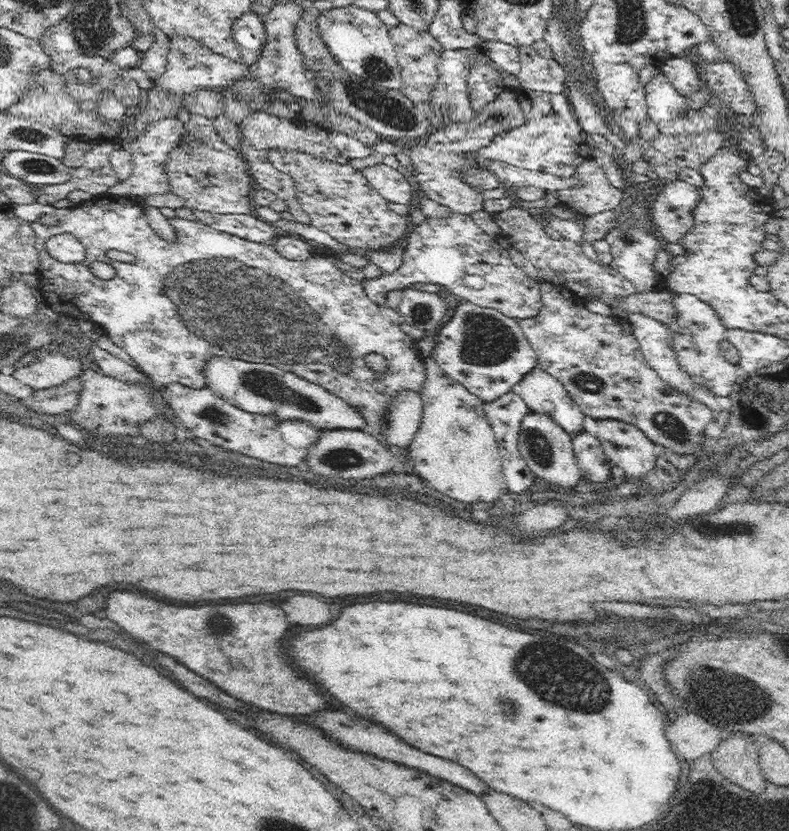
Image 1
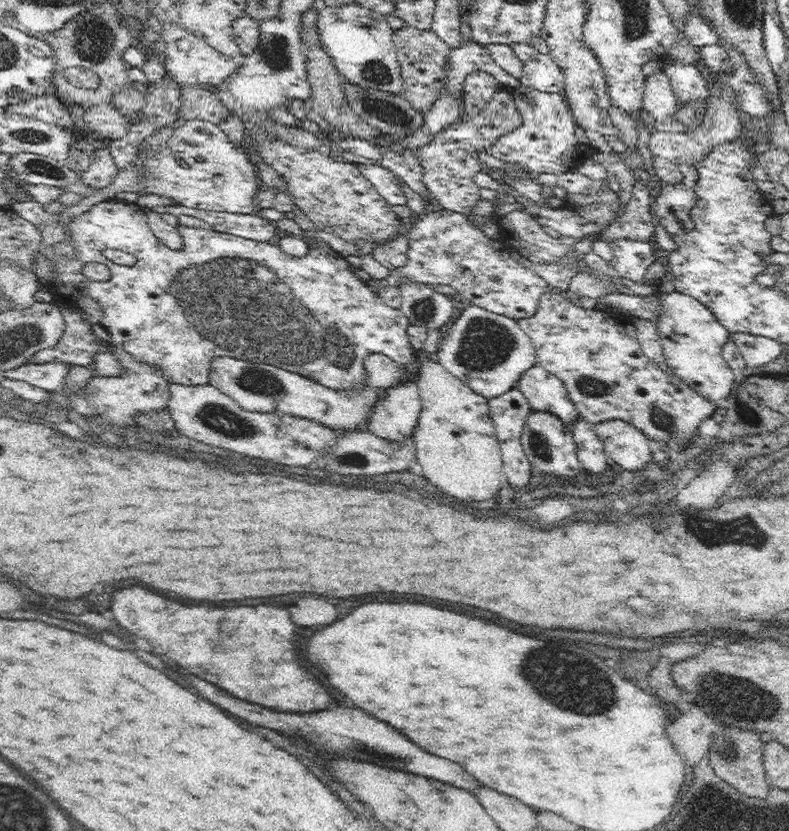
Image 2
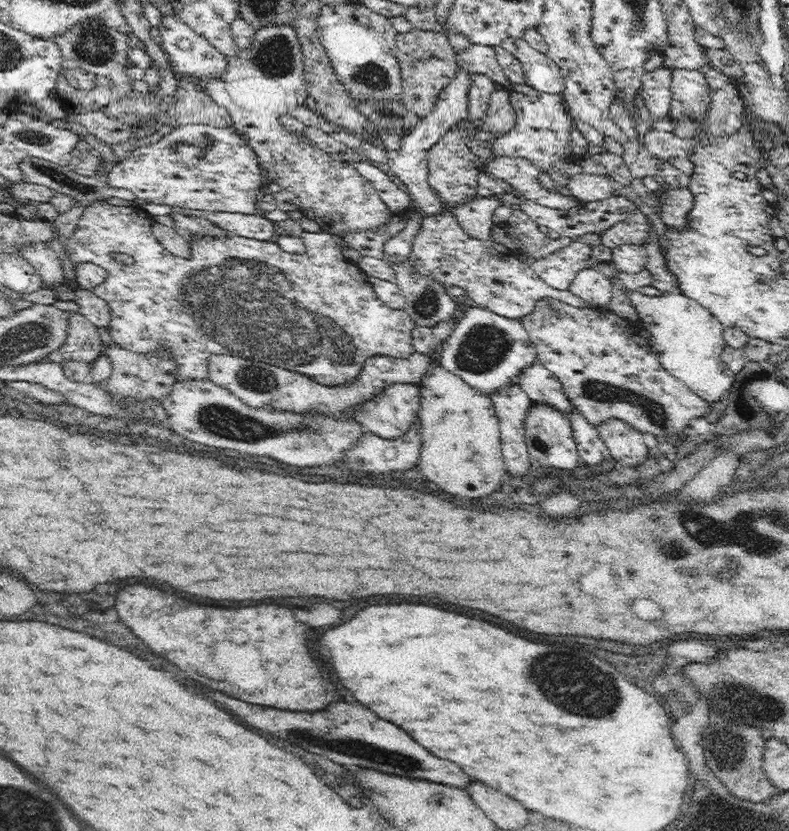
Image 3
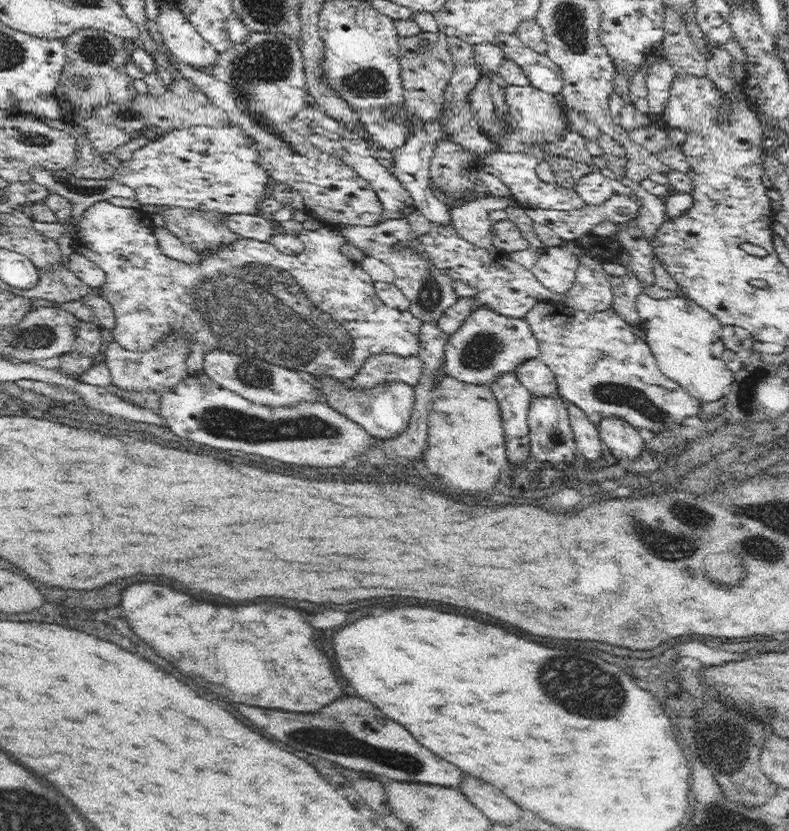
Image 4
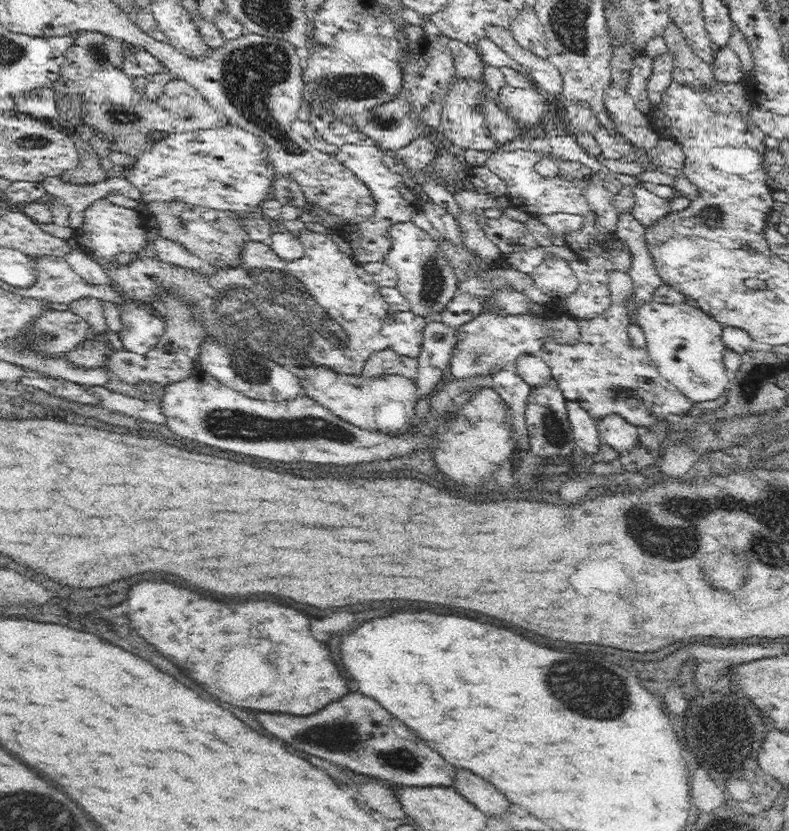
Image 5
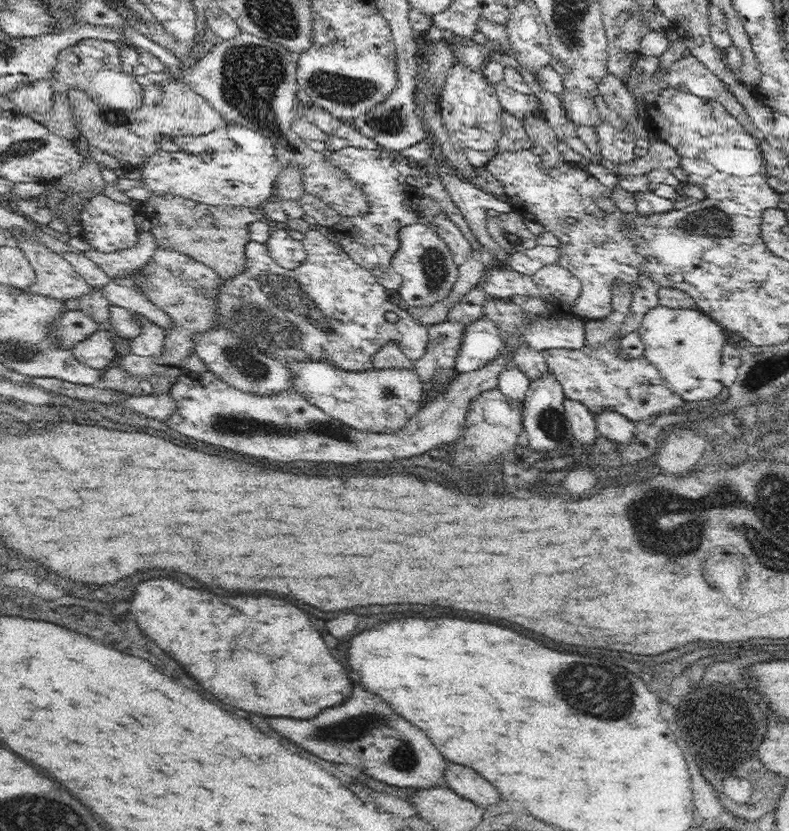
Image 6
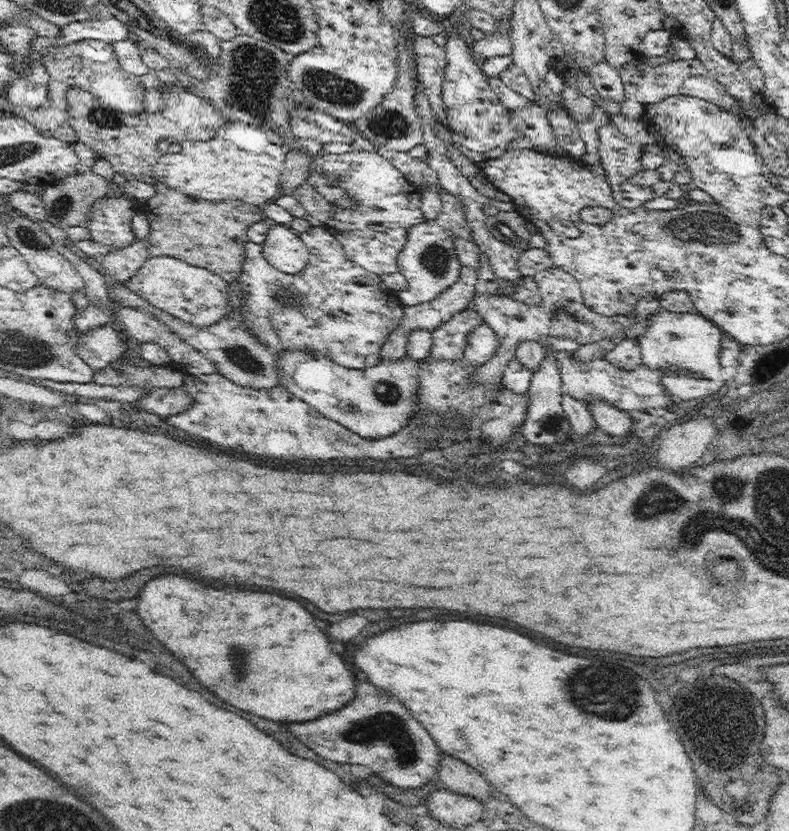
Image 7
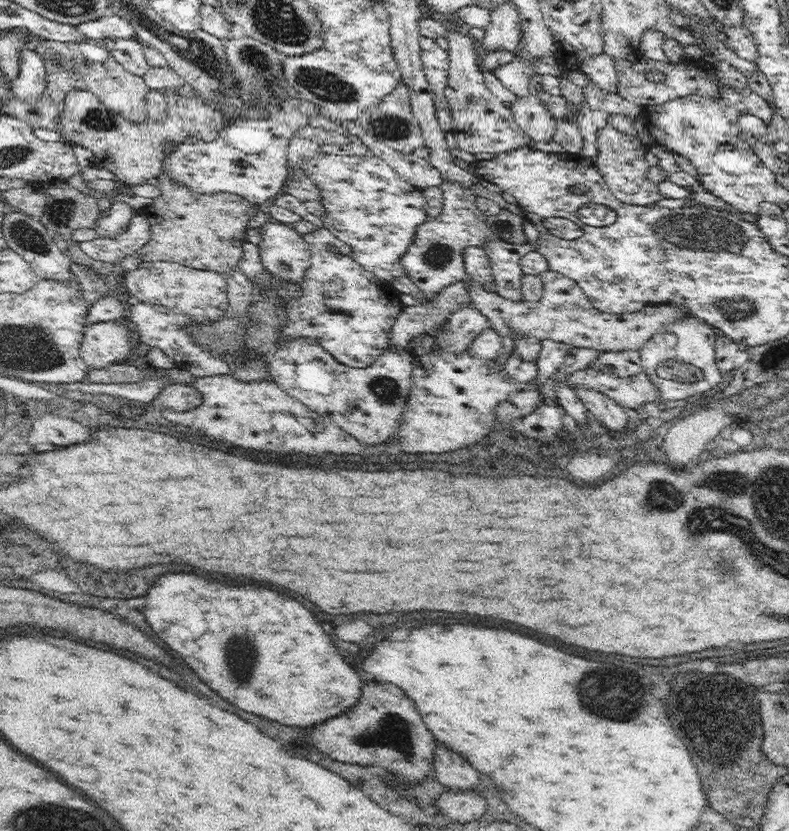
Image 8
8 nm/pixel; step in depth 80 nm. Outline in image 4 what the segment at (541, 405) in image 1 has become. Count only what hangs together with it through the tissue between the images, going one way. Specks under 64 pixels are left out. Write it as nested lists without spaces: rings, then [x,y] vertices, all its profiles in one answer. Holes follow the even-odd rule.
[[[538,356],[527,359],[523,364],[518,364],[514,373],[532,394],[557,392],[557,384],[552,371]]]

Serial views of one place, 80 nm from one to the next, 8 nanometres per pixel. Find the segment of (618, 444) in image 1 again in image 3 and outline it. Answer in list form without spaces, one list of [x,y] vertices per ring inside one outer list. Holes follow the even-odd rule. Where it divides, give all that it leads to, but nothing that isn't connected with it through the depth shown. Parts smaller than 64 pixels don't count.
[[[608,419],[597,427],[597,434],[607,453],[617,460],[638,464],[649,452],[641,431],[620,419]]]

